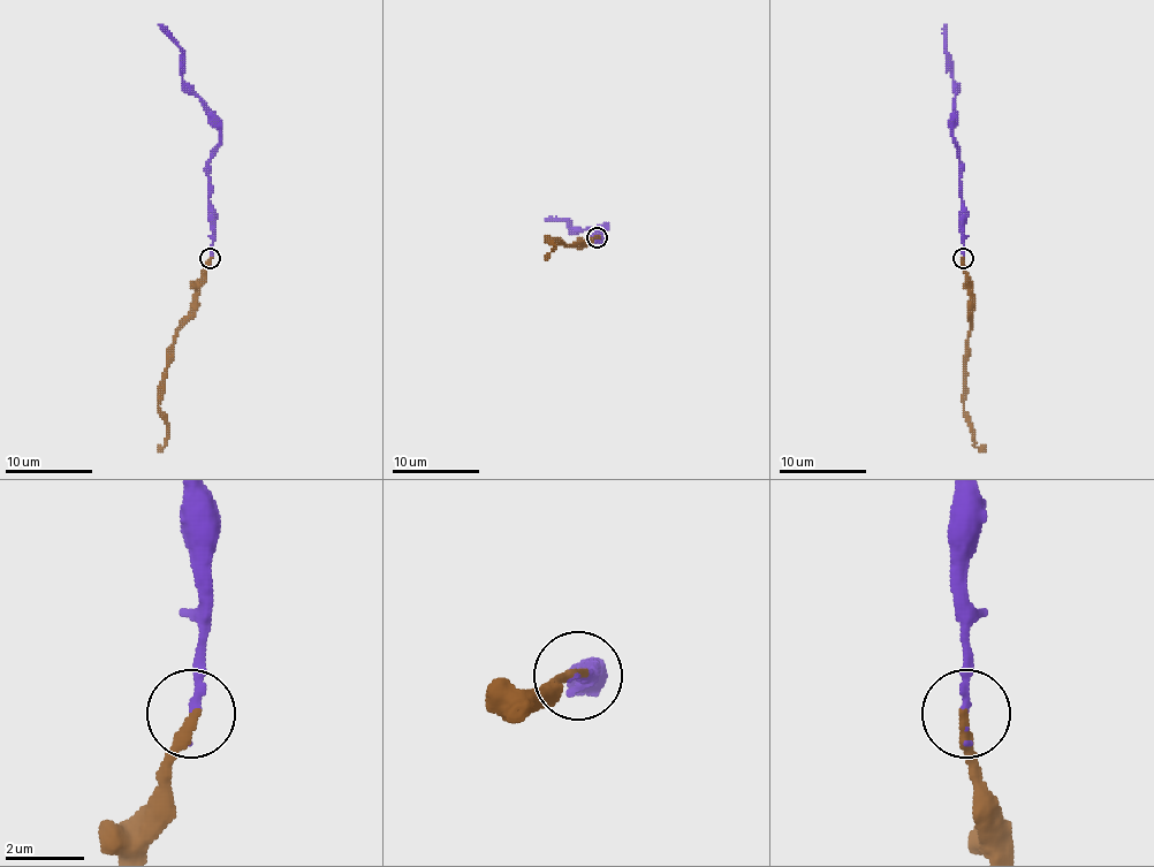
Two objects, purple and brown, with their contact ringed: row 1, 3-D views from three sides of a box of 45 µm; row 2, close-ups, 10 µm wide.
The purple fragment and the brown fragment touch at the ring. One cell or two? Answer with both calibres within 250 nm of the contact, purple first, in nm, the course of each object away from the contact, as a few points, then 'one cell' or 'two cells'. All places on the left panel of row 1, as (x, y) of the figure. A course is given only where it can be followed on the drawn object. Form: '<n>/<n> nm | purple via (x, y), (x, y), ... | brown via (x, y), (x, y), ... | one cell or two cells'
180/240 nm | purple via (210, 258), (212, 218), (209, 159), (219, 142), (219, 118), (184, 81), (180, 46), (158, 24) | brown via (210, 258), (206, 281), (199, 288), (197, 310), (177, 332), (158, 405), (167, 425), (167, 441), (158, 451) | one cell

